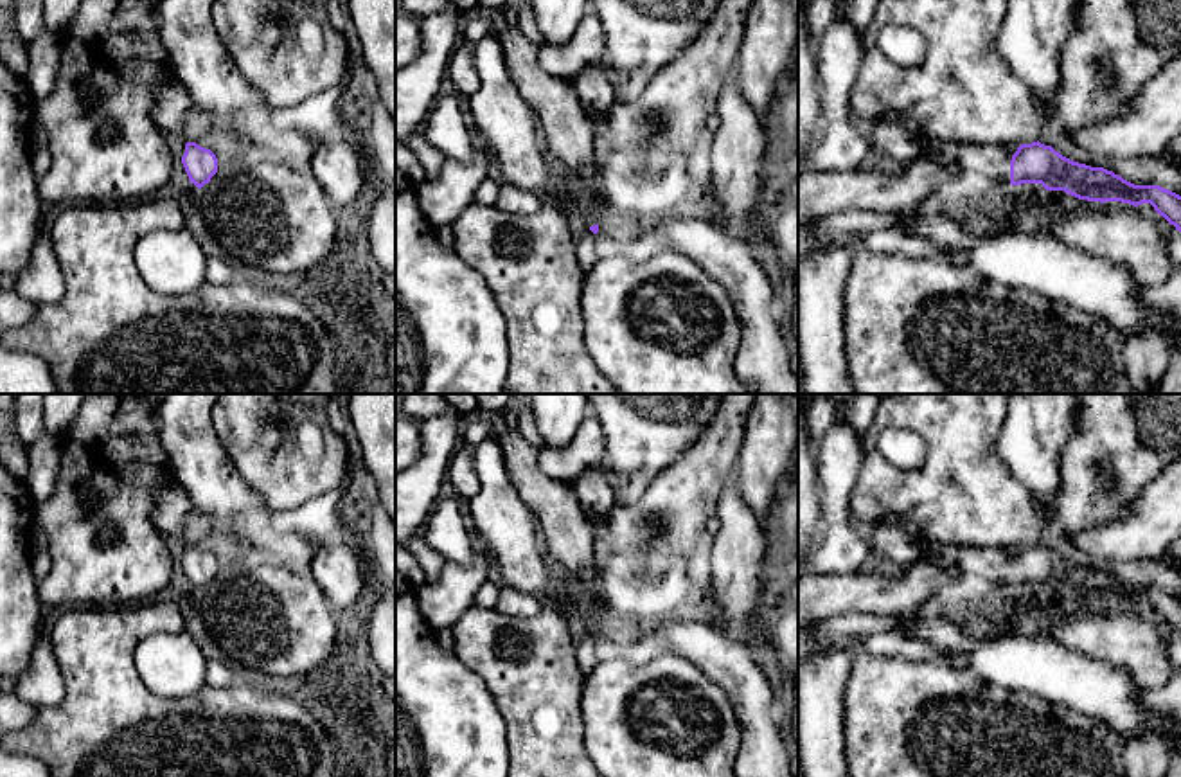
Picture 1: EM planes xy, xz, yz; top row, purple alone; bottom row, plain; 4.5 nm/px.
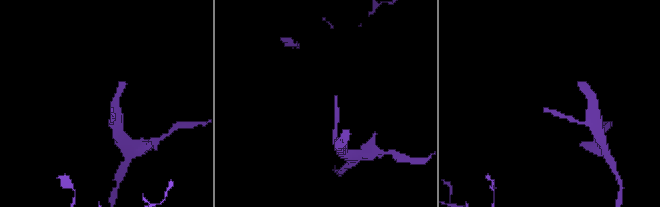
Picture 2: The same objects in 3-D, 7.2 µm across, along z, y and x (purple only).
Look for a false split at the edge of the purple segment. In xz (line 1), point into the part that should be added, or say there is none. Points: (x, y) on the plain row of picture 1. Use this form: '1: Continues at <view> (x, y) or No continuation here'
1: No continuation here

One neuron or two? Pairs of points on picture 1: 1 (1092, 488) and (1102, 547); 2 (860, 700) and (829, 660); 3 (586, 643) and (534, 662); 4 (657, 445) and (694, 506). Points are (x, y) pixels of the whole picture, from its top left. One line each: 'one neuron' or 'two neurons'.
1: two neurons
2: two neurons
3: two neurons
4: two neurons

